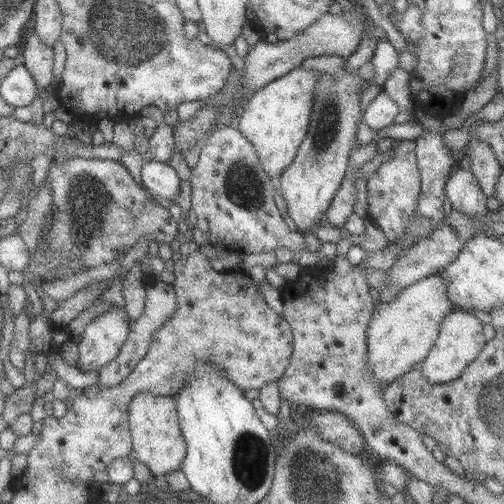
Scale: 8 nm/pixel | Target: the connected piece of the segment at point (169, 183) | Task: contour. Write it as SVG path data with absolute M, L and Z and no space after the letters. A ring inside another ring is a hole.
M154 159L145 161L141 175L145 187L159 197L172 201L179 196L179 186L182 180L168 161L160 162Z

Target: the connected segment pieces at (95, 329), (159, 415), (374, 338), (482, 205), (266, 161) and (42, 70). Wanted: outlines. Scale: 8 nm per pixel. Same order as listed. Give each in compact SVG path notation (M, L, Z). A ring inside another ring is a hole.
M116 306L90 321L83 328L82 336L71 338L79 348L78 364L86 372L99 371L108 365L121 352L131 323L127 313Z
M148 391L138 393L129 406L129 425L137 460L148 466L153 476L161 477L181 469L187 455L187 446L174 396L158 396Z
M431 275L407 286L392 301L374 309L367 328L367 367L384 388L414 369L429 355L441 331L441 322L453 308L447 280Z
M459 162L450 172L444 190L454 210L468 216L485 215L490 212L487 197L482 192L477 178L464 162Z
M302 65L285 76L269 82L255 91L240 114L238 131L256 149L260 164L273 181L278 180L298 152L310 127L310 114L315 97L319 72L306 70Z
M30 26L24 40L23 66L32 74L40 89L45 89L52 81L54 70L54 50L48 48L42 38Z

